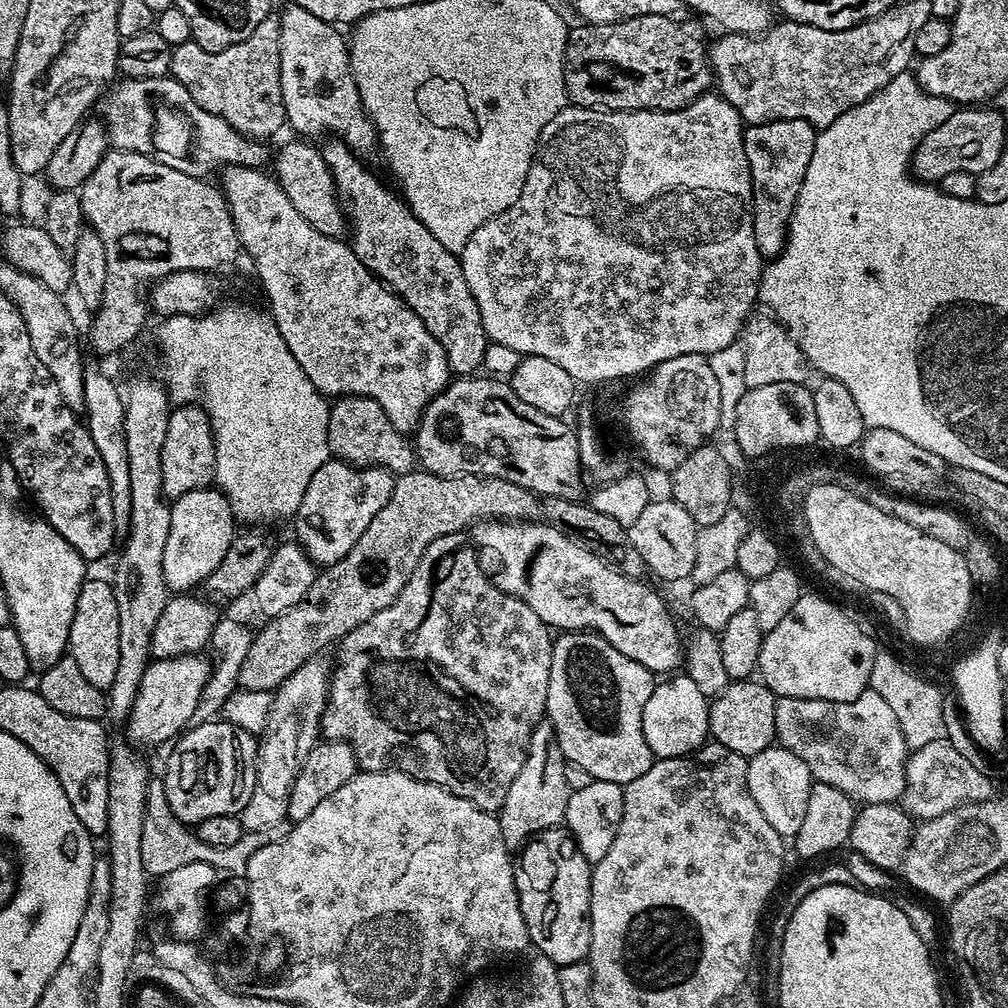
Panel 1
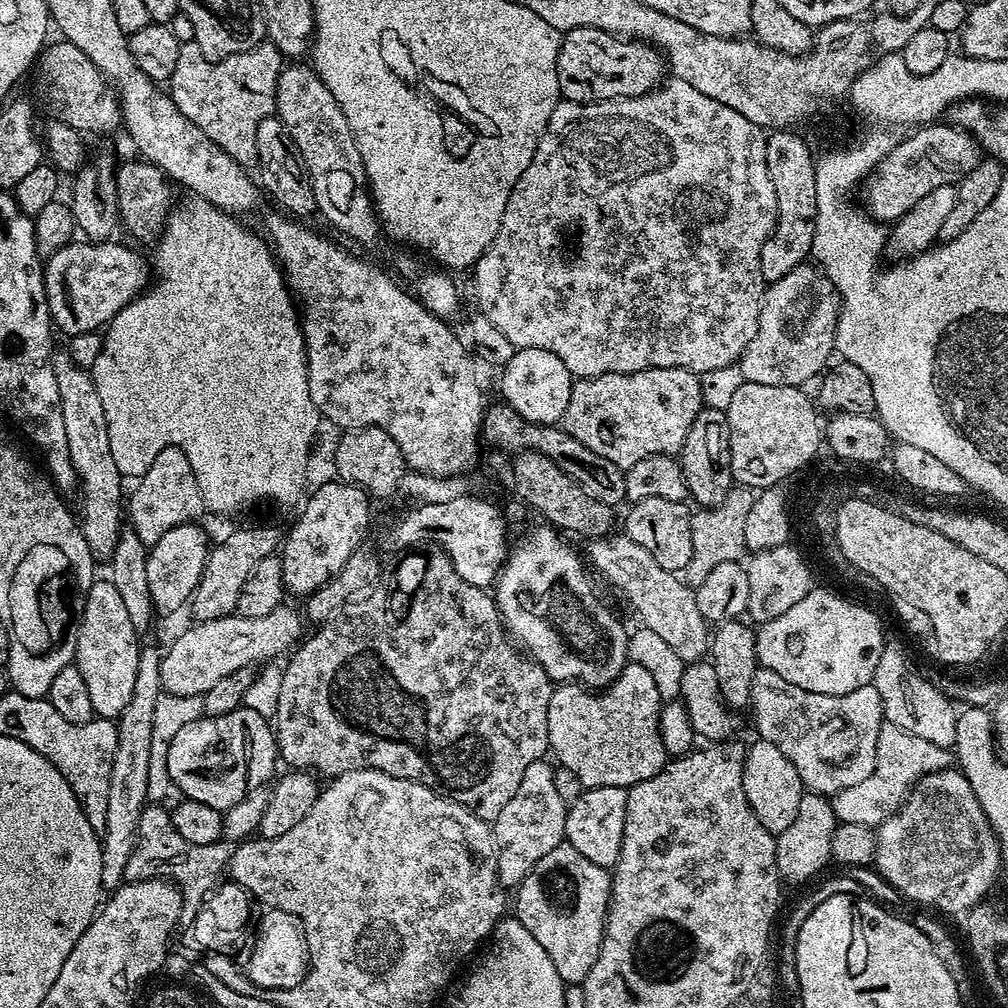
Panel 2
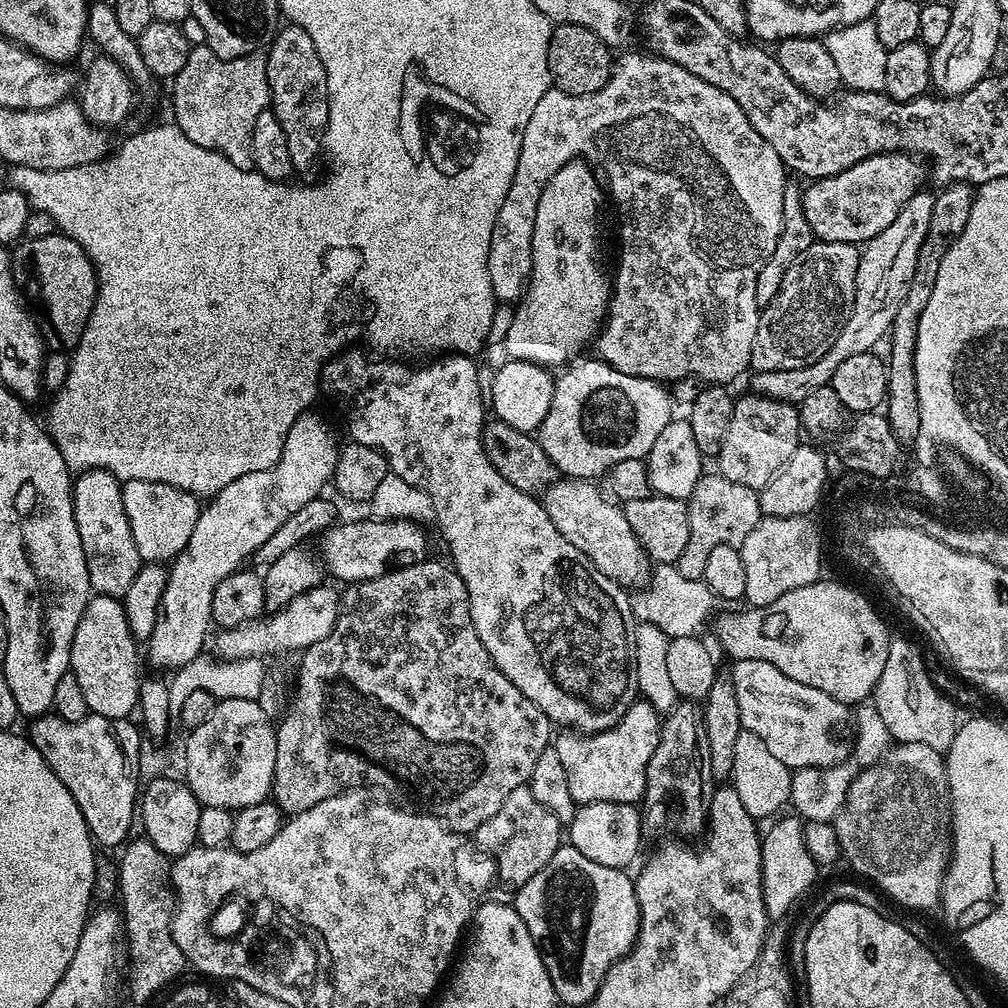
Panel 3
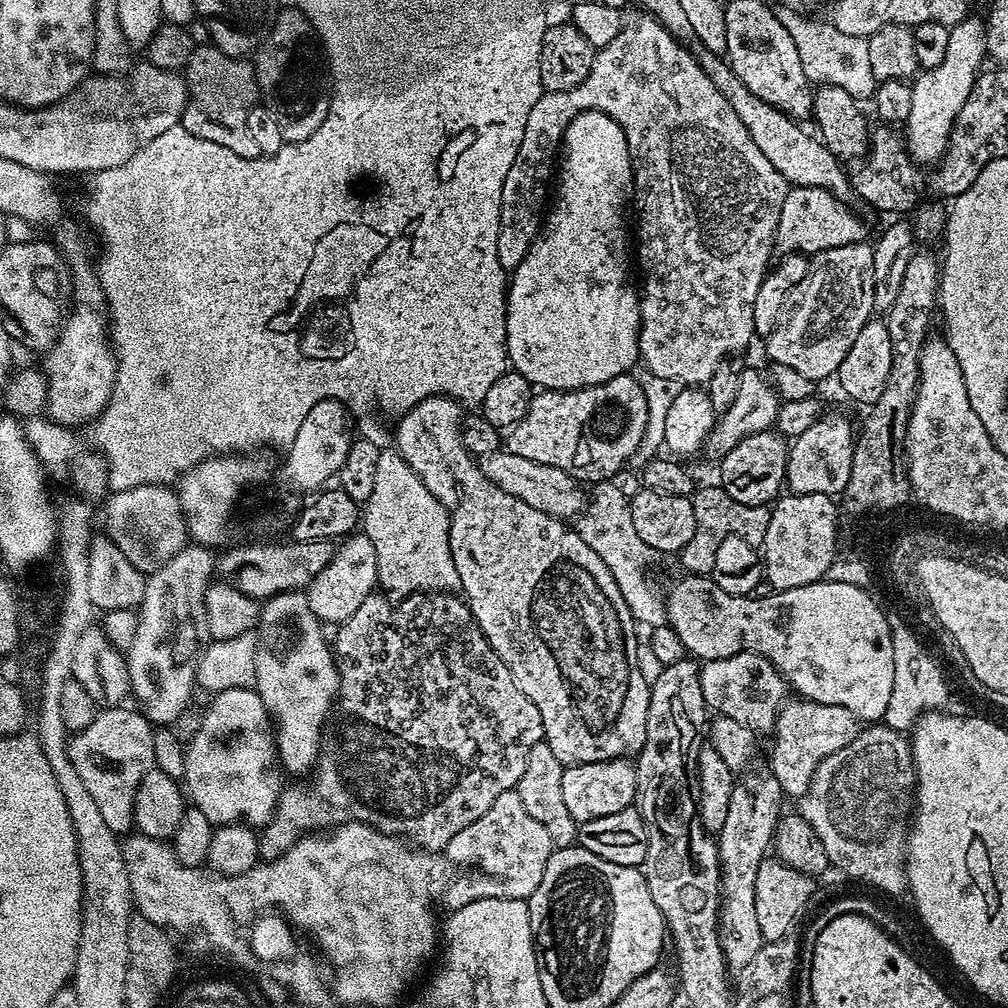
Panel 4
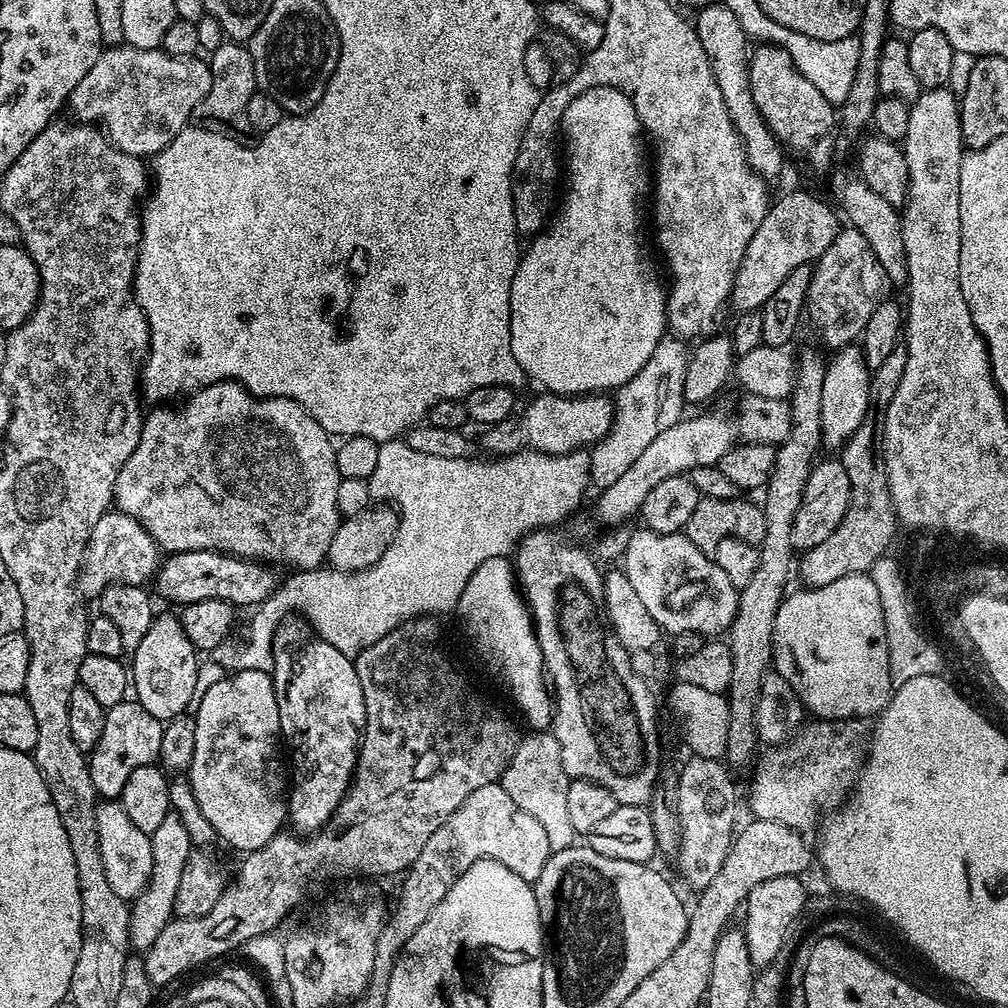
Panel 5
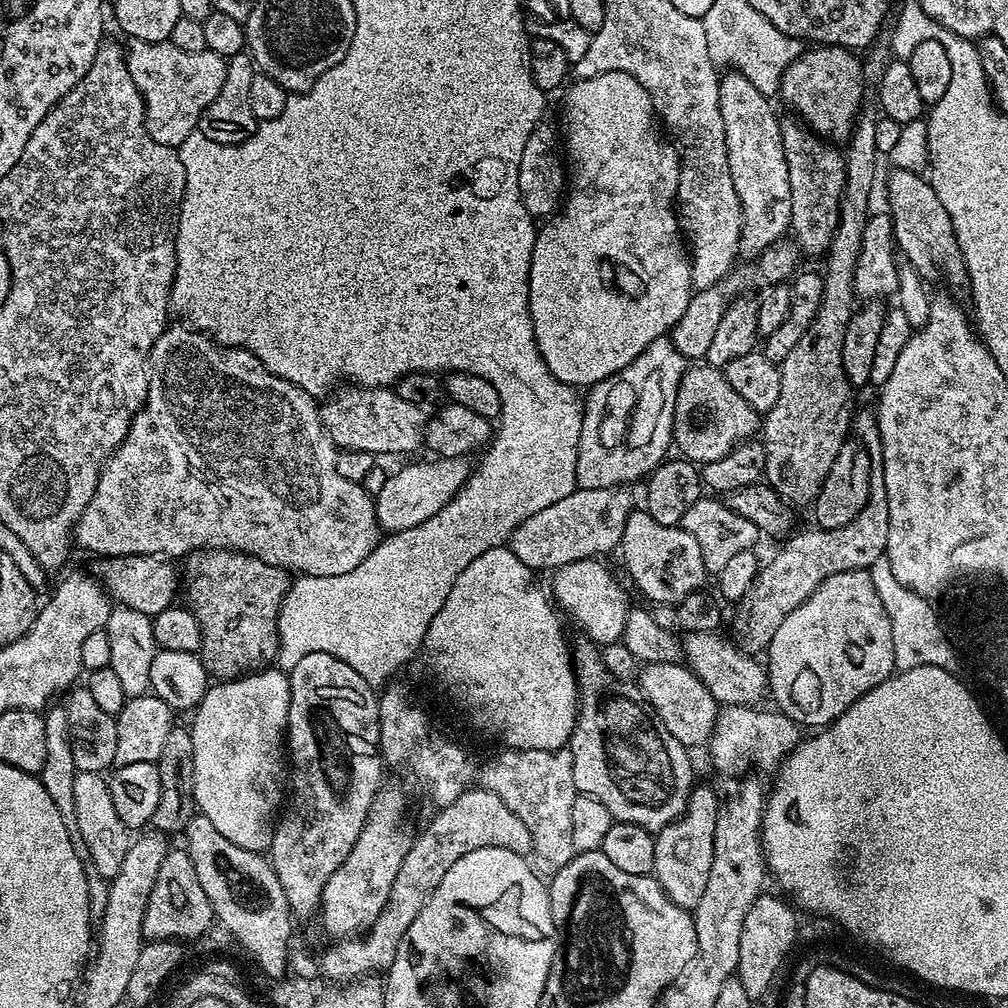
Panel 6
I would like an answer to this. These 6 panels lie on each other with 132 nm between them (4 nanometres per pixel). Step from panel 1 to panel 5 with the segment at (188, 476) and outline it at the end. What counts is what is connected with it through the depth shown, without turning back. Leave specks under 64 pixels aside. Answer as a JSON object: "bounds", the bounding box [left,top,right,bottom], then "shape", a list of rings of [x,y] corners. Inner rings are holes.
{"bounds":[78,510,161,598],"shape":[[[119,510],[106,511],[94,525],[88,549],[84,551],[84,563],[80,566],[78,581],[79,595],[99,598],[109,584],[147,585],[155,577],[161,563],[161,549],[157,548],[154,538],[150,538],[150,534],[137,520]]]}

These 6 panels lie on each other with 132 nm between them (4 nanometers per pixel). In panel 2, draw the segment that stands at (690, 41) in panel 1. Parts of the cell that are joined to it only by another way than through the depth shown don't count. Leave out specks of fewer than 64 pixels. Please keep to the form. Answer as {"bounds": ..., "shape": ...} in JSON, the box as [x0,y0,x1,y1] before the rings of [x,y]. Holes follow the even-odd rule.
{"bounds":[556,28,666,104],"shape":[[[575,28],[563,33],[556,69],[564,100],[597,104],[599,100],[621,100],[651,92],[665,79],[666,61],[660,49],[642,40],[615,36],[597,28]]]}

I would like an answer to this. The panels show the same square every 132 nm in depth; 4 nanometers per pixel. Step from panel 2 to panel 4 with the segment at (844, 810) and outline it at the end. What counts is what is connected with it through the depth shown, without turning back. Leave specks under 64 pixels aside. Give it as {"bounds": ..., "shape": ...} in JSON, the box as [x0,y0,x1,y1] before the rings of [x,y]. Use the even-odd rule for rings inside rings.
{"bounds":[770,698,861,798],"shape":[[[803,698],[789,699],[781,704],[776,716],[772,740],[770,771],[778,778],[778,786],[785,797],[799,798],[806,794],[814,770],[830,754],[834,754],[860,733],[861,725],[854,714],[840,706],[819,704]]]}

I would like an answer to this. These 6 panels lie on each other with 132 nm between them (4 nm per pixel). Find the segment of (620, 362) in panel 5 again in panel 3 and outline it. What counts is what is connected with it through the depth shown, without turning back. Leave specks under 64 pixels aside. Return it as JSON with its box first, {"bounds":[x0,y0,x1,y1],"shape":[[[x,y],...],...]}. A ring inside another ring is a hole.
{"bounds":[504,158,612,366],"shape":[[[577,158],[566,162],[566,166],[546,182],[538,198],[538,214],[534,214],[532,273],[528,275],[524,295],[515,305],[516,313],[504,336],[504,348],[511,359],[564,366],[583,344],[591,345],[600,335],[608,314],[608,301],[612,298],[612,280],[609,269],[608,272],[604,269],[604,252],[600,249],[600,203],[603,200],[606,200],[606,192],[601,177],[587,160]]]}

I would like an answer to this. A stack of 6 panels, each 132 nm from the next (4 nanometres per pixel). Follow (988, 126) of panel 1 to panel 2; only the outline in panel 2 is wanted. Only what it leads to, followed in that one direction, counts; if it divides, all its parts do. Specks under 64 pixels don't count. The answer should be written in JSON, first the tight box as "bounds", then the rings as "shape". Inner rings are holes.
{"bounds":[862,122,982,221],"shape":[[[929,122],[917,127],[913,132],[916,133],[905,140],[897,139],[892,149],[862,181],[862,208],[874,221],[898,221],[930,190],[935,190],[943,184],[959,184],[982,159],[982,149],[976,140],[968,132],[953,128],[947,122]]]}

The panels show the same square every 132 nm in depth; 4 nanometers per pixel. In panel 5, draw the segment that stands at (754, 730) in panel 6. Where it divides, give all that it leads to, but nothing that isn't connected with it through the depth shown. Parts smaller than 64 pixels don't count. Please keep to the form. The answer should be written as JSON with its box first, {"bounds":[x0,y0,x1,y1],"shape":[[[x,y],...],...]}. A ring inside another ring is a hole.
{"bounds":[748,718,870,830],"shape":[[[820,718],[812,723],[816,724],[805,723],[787,742],[769,747],[759,753],[758,759],[751,769],[751,771],[753,770],[752,785],[748,788],[748,804],[752,807],[751,815],[755,819],[782,822],[797,830],[812,827],[815,829],[818,824],[816,815],[823,808],[828,808],[831,804],[843,805],[849,799],[864,767],[866,749],[870,743],[869,725],[864,725],[867,723],[860,718],[851,720]]]}

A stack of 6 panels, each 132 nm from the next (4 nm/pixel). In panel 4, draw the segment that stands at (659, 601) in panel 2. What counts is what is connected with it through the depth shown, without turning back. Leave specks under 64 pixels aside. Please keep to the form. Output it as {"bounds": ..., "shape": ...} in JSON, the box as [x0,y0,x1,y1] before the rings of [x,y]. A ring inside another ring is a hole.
{"bounds":[478,450,586,518],"shape":[[[501,450],[479,457],[478,460],[482,474],[490,478],[506,494],[514,494],[526,506],[534,506],[534,510],[542,510],[548,516],[557,518],[576,518],[583,512],[586,505],[586,492],[580,488],[581,481],[576,480],[558,466],[546,466],[542,462],[534,462],[530,458],[522,458],[518,454]]]}

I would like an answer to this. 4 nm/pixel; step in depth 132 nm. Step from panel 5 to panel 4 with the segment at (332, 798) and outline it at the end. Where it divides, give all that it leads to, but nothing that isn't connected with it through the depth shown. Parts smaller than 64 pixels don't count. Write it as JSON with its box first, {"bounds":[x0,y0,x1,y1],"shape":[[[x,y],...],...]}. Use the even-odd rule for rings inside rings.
{"bounds":[254,591,340,772],"shape":[[[303,591],[282,592],[278,596],[273,596],[261,607],[260,624],[268,629],[265,630],[264,636],[262,632],[256,645],[254,690],[268,708],[269,717],[274,718],[274,739],[283,767],[287,771],[289,768],[292,772],[300,772],[308,767],[311,769],[322,751],[324,723],[332,712],[332,704],[334,712],[334,705],[338,700],[340,671],[336,668],[336,657],[329,641],[328,644],[324,641],[325,629],[321,621],[316,619],[316,615],[308,609]]]}

